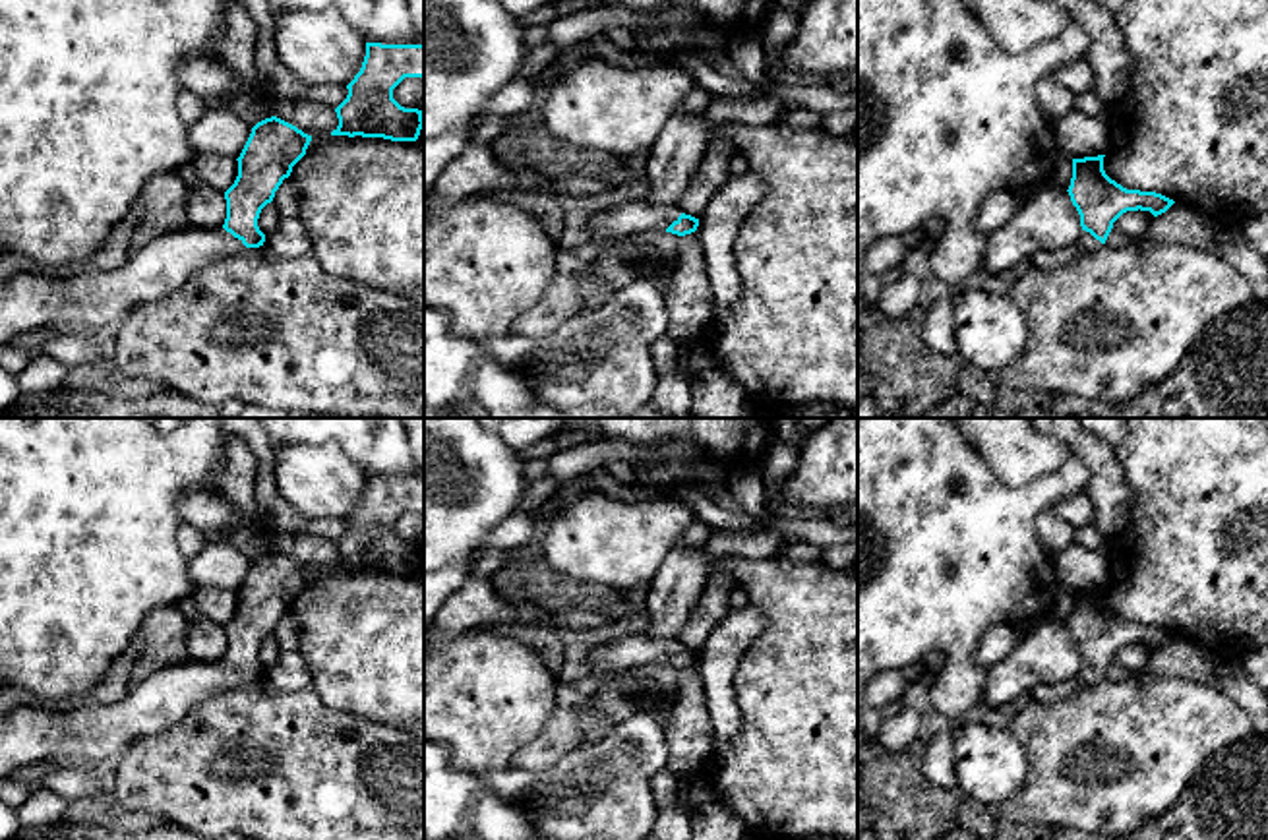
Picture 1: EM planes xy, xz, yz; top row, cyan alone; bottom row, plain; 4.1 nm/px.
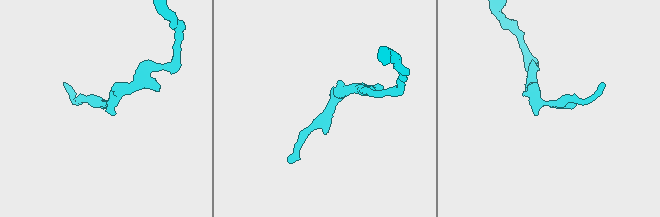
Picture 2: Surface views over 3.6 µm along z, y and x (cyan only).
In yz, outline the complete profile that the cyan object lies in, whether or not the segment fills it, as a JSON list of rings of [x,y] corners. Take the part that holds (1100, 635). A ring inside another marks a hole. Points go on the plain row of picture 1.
[[[1103,590],[1072,592],[1072,612],[1067,625],[1080,648],[1078,687],[1096,687],[1123,646],[1140,643],[1158,650],[1175,637],[1156,625],[1123,621],[1105,608]]]

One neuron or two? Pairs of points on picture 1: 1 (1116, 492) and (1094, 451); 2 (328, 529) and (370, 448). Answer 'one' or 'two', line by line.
1: one
2: two

